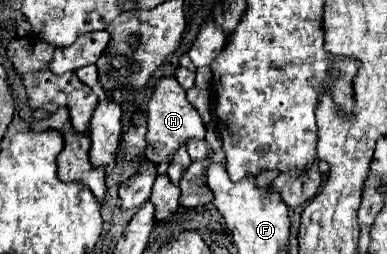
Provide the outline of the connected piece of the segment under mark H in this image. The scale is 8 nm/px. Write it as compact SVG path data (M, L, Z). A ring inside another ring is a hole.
M166 76L162 78L156 88L154 94L148 102L148 134L146 134L146 158L152 164L160 164L160 162L170 162L174 152L186 144L188 140L204 140L204 124L200 114L196 112L196 108L192 104L188 104L186 100L186 92L182 90L182 86L174 80L174 76Z

